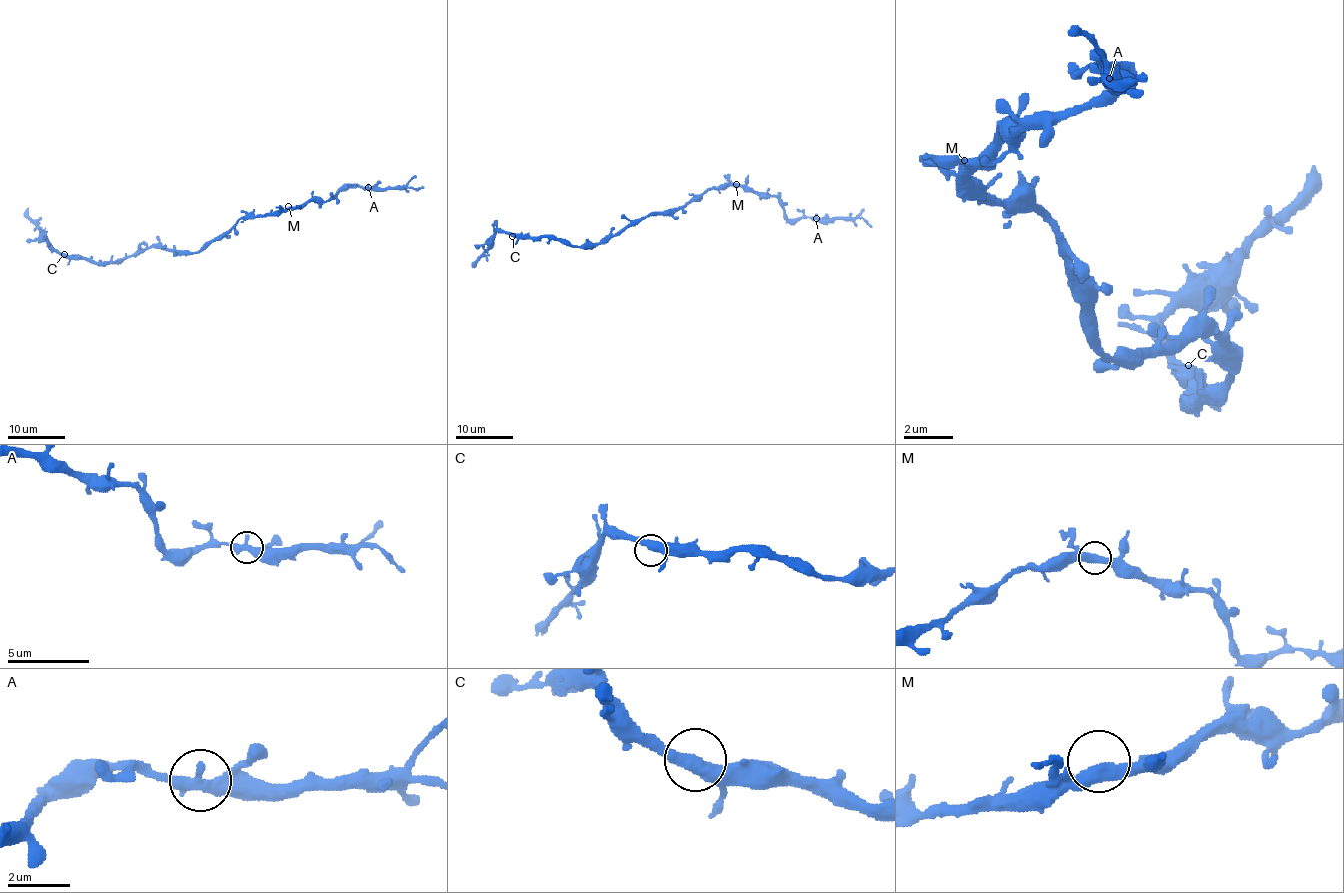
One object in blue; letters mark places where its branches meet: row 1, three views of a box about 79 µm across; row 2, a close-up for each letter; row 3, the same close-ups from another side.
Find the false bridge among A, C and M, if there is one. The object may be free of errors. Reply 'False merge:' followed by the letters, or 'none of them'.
False merge: none of them

